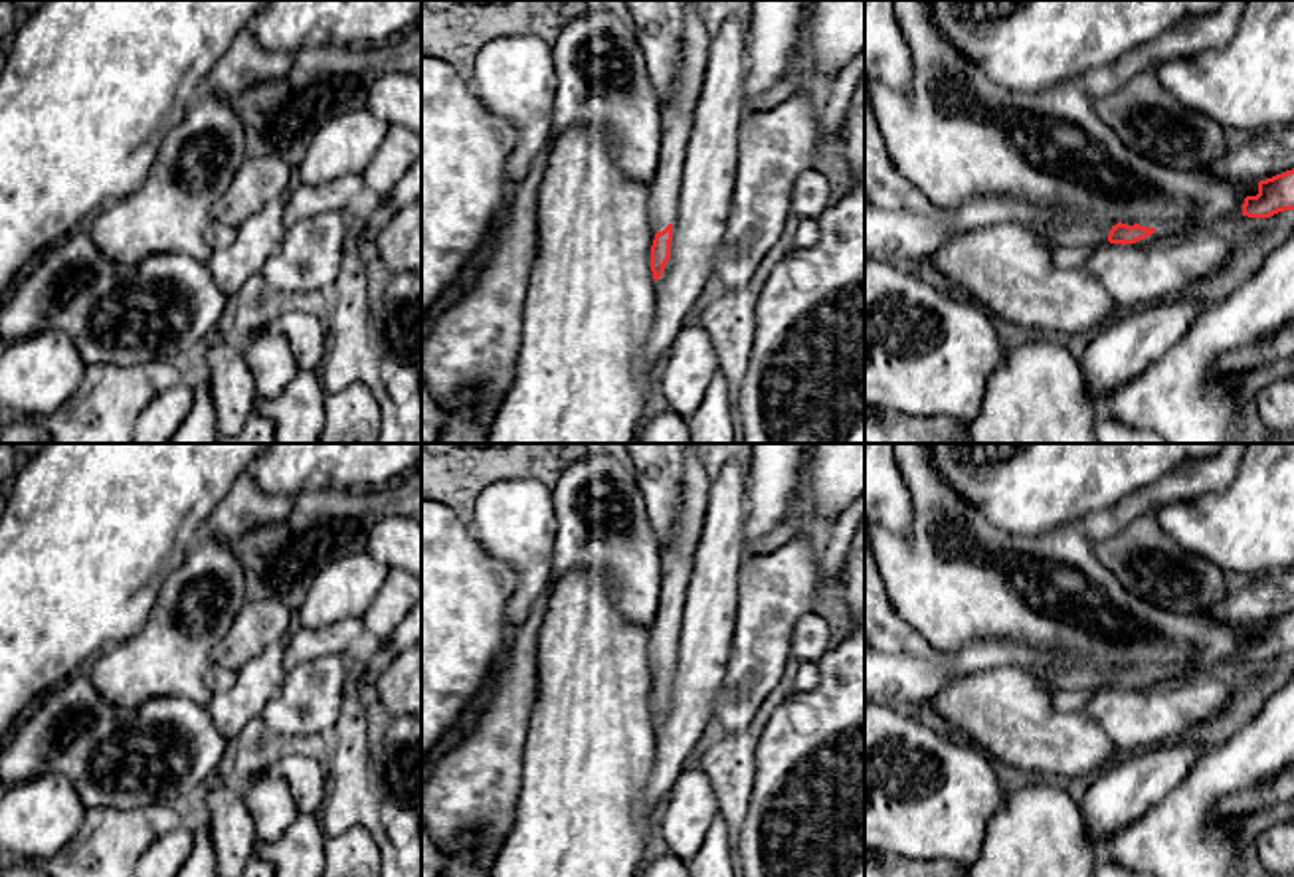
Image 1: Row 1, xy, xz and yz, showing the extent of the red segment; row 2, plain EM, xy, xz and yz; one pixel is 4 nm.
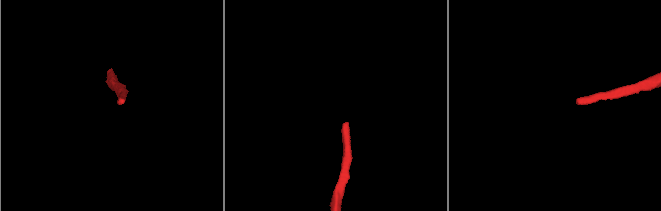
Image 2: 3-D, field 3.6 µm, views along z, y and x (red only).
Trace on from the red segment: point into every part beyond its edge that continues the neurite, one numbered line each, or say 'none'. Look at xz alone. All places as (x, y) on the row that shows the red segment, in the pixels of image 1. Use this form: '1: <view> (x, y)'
1: xz (677, 113)

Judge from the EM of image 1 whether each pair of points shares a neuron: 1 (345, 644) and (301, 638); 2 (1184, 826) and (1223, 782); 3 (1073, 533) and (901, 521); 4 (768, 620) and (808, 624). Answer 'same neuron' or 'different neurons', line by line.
1: same neuron
2: same neuron
3: different neurons
4: different neurons

